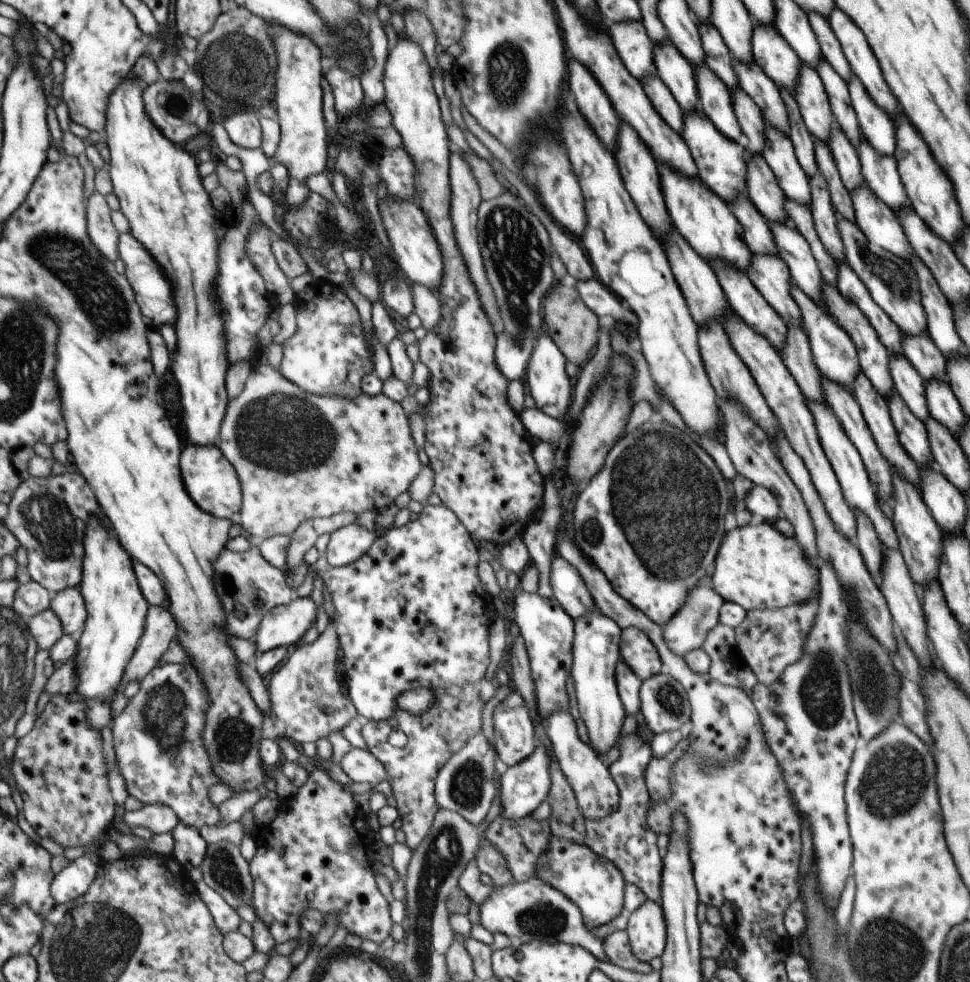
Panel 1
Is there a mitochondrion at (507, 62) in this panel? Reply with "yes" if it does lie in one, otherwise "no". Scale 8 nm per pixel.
yes

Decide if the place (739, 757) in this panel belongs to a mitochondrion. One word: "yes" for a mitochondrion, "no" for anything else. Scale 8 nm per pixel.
yes

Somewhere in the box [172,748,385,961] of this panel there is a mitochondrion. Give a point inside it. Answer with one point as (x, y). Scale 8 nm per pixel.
(224, 870)

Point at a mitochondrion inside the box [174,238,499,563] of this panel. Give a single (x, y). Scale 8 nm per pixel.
(287, 434)

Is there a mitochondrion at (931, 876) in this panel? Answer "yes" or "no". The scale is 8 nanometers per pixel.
no

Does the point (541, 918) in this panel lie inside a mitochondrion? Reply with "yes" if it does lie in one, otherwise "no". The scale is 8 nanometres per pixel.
yes

